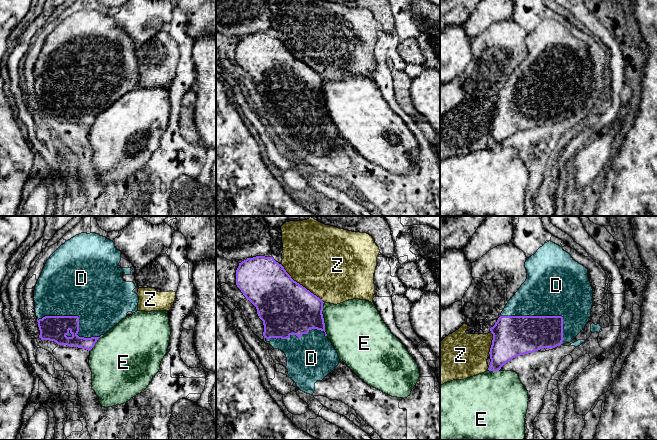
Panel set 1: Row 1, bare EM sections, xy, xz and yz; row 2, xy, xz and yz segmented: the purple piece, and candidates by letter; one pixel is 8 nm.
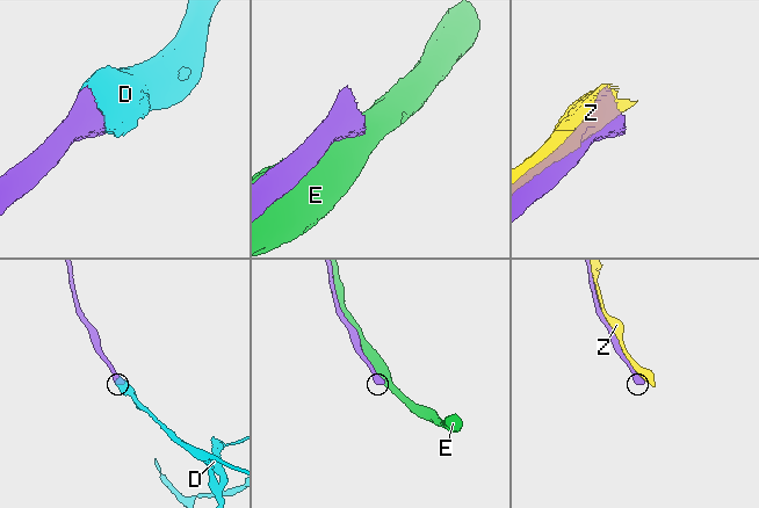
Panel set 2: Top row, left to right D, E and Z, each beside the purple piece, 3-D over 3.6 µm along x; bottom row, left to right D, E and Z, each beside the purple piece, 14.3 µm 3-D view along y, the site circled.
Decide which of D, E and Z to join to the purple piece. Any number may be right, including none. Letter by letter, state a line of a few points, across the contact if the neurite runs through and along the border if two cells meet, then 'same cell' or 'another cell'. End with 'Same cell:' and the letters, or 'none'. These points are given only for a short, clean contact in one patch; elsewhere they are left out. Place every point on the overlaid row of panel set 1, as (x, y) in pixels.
D: same cell
E: another cell
Z: another cell
Same cell: D

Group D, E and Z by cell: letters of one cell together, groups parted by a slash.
D / E / Z

